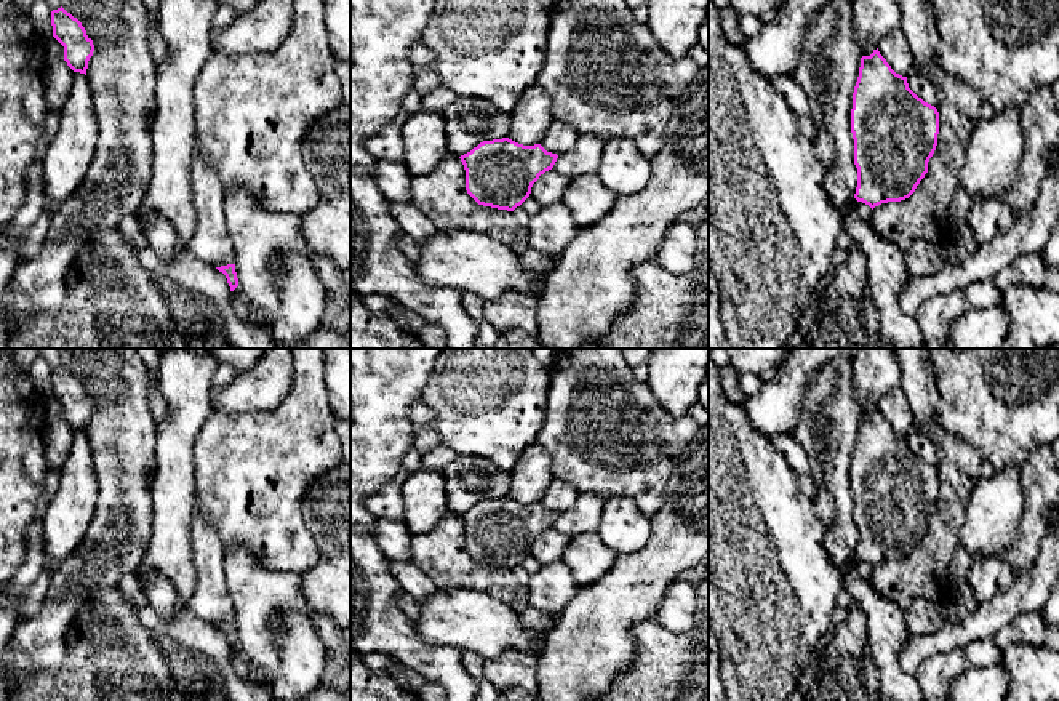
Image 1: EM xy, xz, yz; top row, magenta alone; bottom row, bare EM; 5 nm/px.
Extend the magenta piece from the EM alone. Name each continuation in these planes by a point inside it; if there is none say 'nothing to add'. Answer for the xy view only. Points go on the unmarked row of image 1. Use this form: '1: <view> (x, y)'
nothing to add

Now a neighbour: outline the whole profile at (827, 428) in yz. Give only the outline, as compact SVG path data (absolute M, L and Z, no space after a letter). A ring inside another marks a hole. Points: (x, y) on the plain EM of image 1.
M833 359L809 376L792 431L809 463L816 485L814 507L827 525L829 555L841 571L857 546L851 467L861 416L854 391L854 360Z

